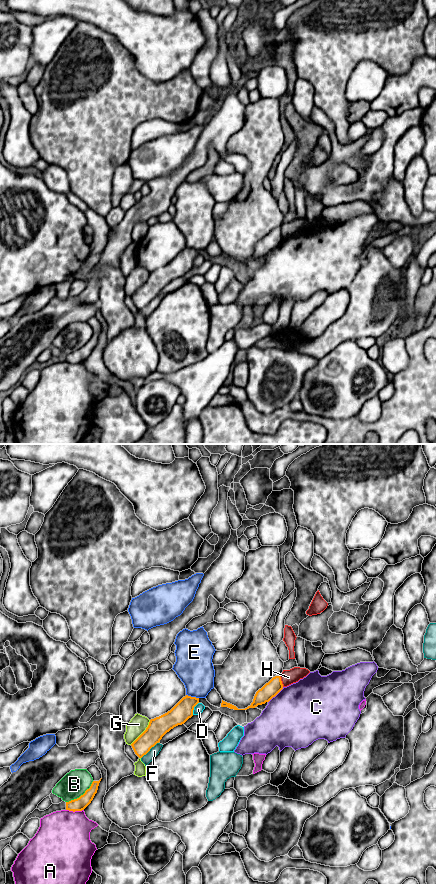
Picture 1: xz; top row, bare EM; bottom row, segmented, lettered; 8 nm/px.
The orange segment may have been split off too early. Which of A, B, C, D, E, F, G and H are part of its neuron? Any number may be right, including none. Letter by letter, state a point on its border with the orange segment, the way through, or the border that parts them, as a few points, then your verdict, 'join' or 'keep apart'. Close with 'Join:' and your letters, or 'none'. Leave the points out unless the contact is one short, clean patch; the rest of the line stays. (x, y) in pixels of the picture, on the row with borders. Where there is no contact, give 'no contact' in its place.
A: xz (75, 810) | keep apart
B: xz (81, 795) | keep apart
C: xz (275, 695) | along xz (283, 687), (268, 702) | keep apart
D: xz (193, 708) | keep apart
E: xz (192, 697) | keep apart
F: xz (149, 750) | along xz (158, 742), (141, 758) | keep apart
G: xz (143, 732) | keep apart
H: xz (281, 681) | along xz (279, 676), (283, 686) | keep apart
Join: none

